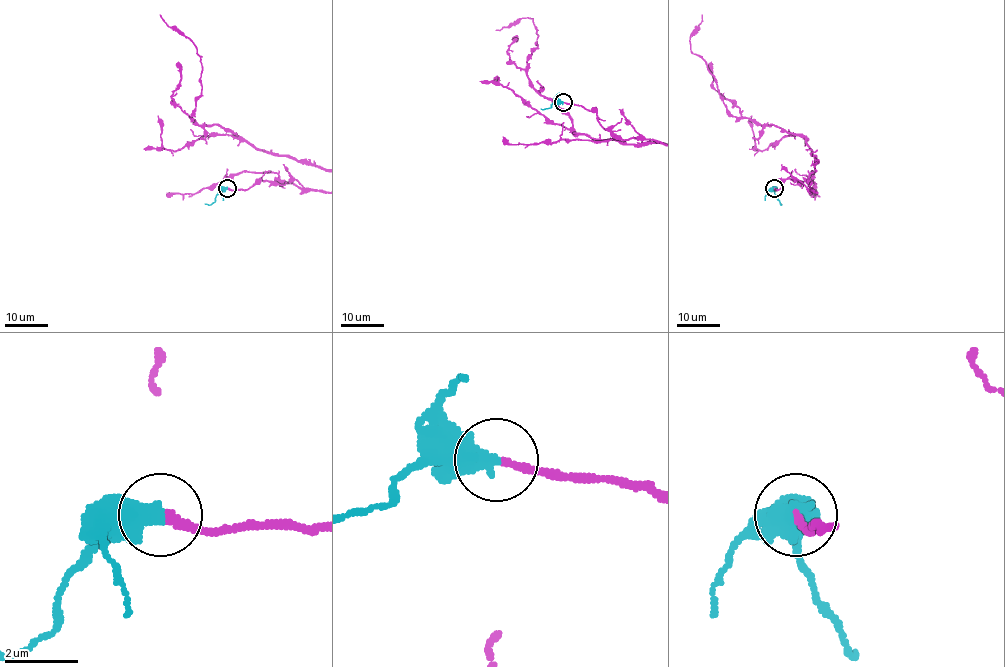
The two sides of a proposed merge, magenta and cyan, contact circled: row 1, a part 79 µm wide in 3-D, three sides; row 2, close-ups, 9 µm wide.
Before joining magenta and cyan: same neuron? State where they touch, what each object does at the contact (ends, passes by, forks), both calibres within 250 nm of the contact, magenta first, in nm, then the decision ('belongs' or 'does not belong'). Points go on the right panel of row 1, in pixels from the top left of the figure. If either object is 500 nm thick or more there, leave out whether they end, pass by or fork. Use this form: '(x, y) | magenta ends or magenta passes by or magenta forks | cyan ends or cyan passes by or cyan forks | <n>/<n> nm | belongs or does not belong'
(774, 188) | 200/600 nm | belongs

